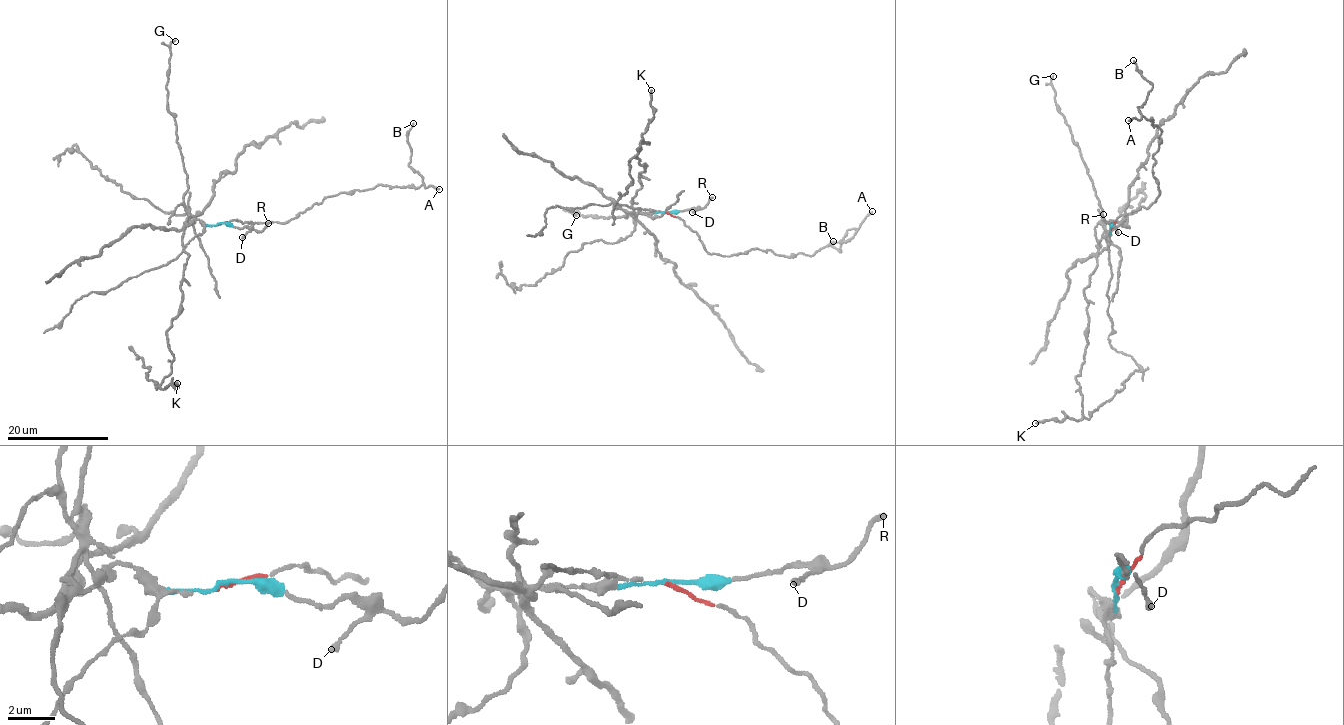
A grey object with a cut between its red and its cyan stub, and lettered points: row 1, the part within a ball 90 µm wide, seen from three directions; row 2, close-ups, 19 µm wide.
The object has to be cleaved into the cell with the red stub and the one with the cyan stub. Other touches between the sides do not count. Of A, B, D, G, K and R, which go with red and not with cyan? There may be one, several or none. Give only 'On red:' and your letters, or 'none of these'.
On red: A, B

